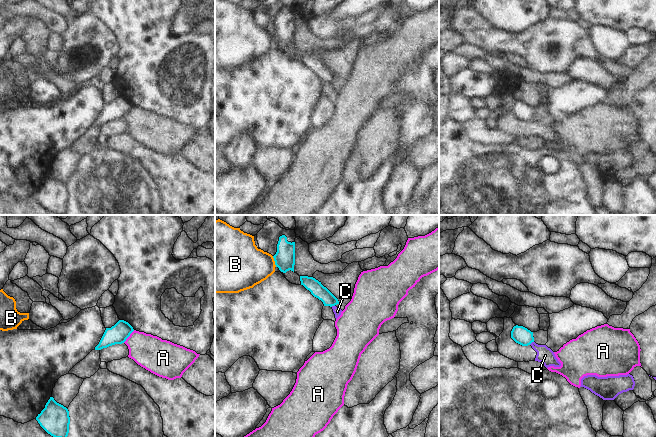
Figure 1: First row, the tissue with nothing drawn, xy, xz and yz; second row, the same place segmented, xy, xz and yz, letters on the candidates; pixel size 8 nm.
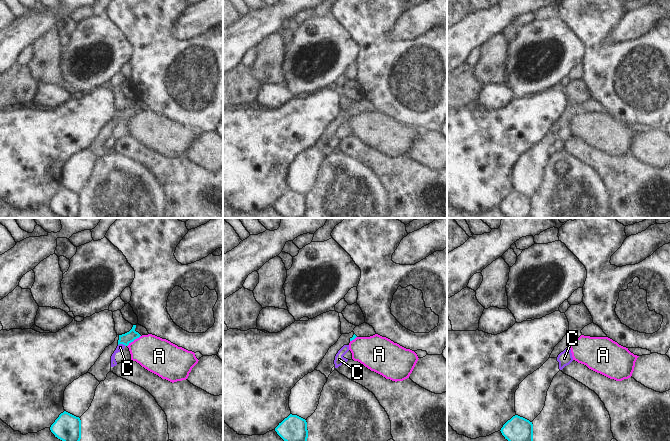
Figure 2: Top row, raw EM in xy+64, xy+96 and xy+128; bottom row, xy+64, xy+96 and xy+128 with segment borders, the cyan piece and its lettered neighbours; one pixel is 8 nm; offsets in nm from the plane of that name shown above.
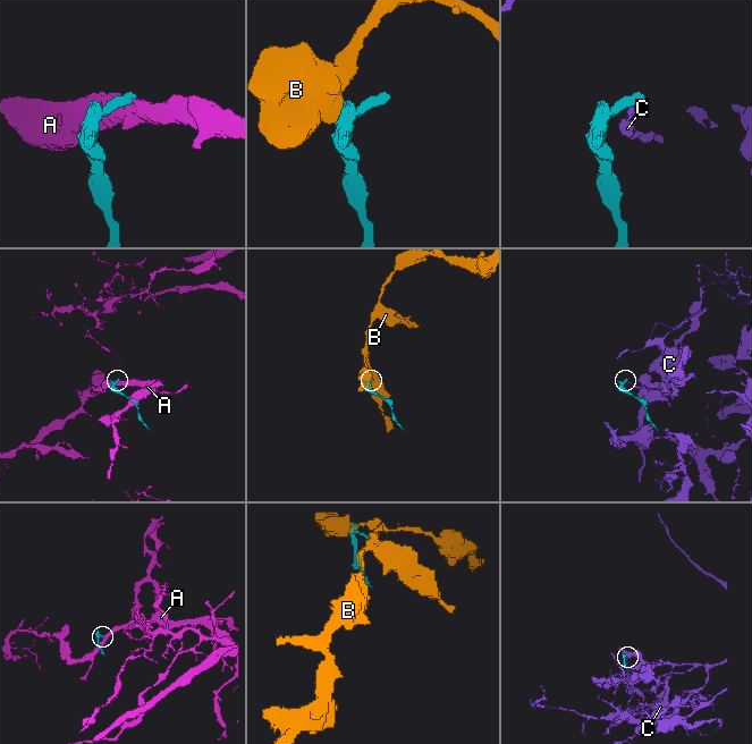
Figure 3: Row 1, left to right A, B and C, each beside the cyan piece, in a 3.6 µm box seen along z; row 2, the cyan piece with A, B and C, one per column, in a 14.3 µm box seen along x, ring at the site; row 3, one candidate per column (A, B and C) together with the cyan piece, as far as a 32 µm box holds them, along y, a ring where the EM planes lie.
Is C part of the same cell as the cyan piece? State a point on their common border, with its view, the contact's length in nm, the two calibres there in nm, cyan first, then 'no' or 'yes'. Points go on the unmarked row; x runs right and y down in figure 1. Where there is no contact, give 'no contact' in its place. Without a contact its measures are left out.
yz (531, 118) | 50 nm | 140/140 nm | no

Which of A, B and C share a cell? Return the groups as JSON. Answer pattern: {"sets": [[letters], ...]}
{"sets": [["A"], ["B"], ["C"]]}

